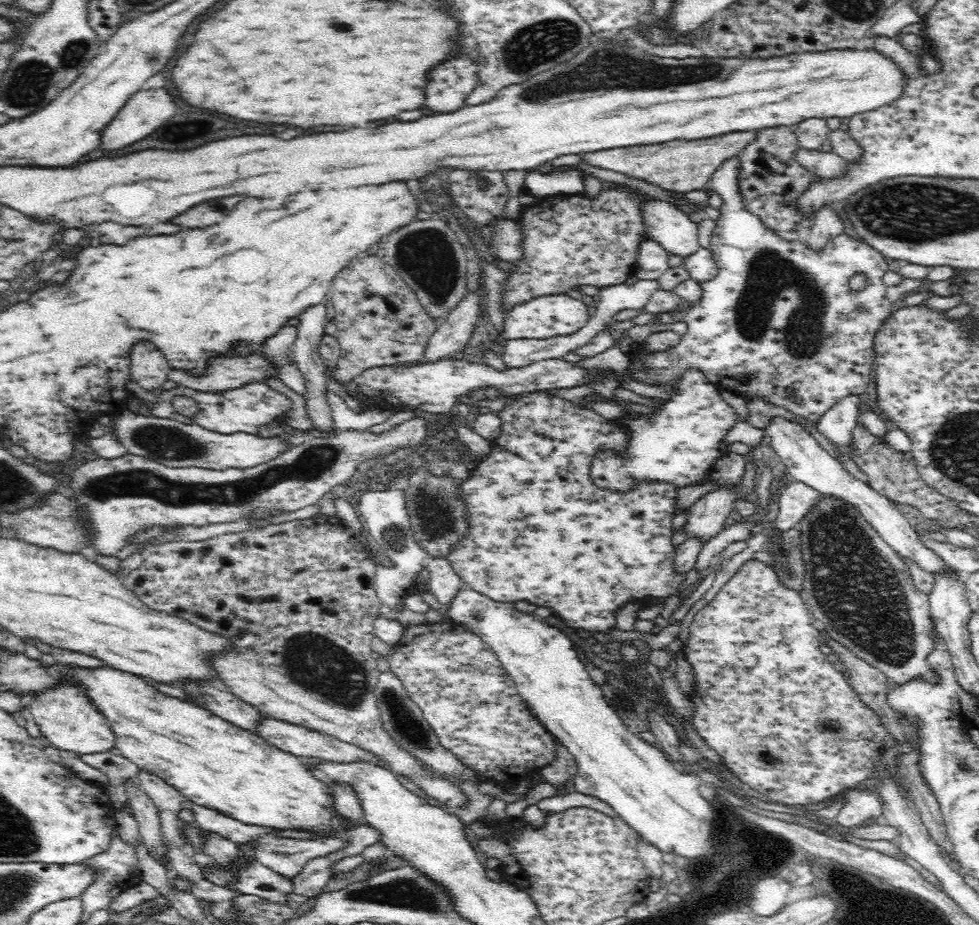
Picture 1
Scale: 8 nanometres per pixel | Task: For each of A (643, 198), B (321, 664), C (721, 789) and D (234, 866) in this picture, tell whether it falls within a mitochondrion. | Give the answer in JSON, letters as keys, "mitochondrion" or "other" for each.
{"A":"other","B":"mitochondrion","C":"other","D":"other"}

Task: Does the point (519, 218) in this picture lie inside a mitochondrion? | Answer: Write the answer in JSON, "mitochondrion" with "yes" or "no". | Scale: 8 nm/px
{"mitochondrion":"no"}

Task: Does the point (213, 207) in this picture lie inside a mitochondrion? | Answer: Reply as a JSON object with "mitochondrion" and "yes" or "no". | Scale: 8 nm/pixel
{"mitochondrion":"yes"}

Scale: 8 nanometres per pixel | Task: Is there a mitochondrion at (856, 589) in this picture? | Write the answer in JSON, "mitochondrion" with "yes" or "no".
{"mitochondrion":"yes"}

